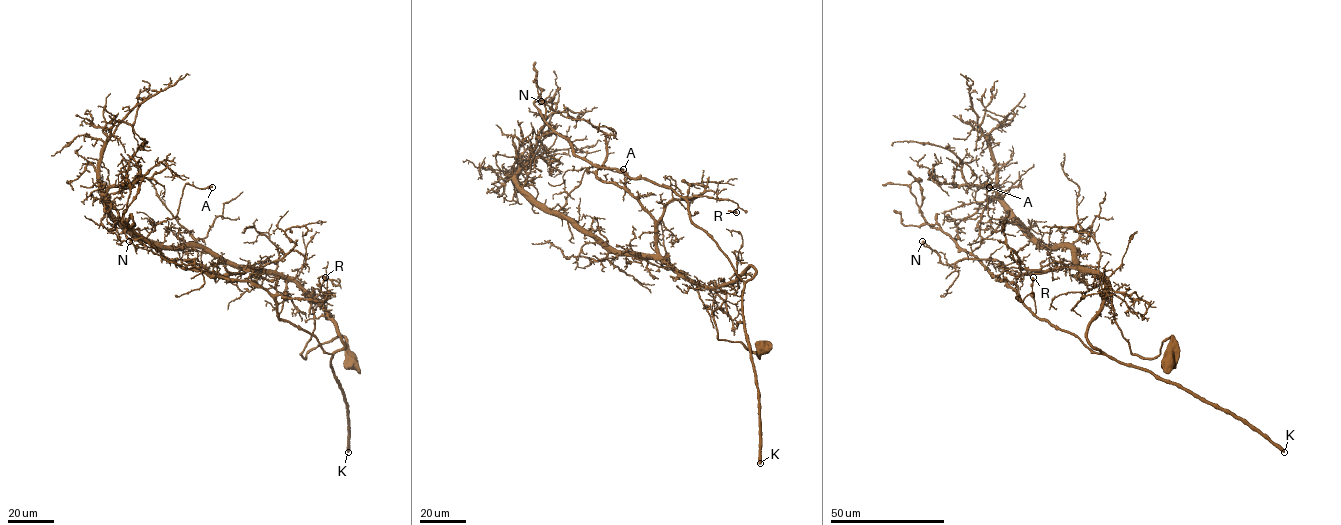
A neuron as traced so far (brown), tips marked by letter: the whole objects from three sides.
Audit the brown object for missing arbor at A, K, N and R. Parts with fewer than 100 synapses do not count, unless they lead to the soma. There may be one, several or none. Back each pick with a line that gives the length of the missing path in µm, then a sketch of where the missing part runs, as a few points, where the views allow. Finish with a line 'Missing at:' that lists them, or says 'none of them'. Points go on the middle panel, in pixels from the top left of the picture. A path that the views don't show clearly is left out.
K: 600 µm
Missing at: K

